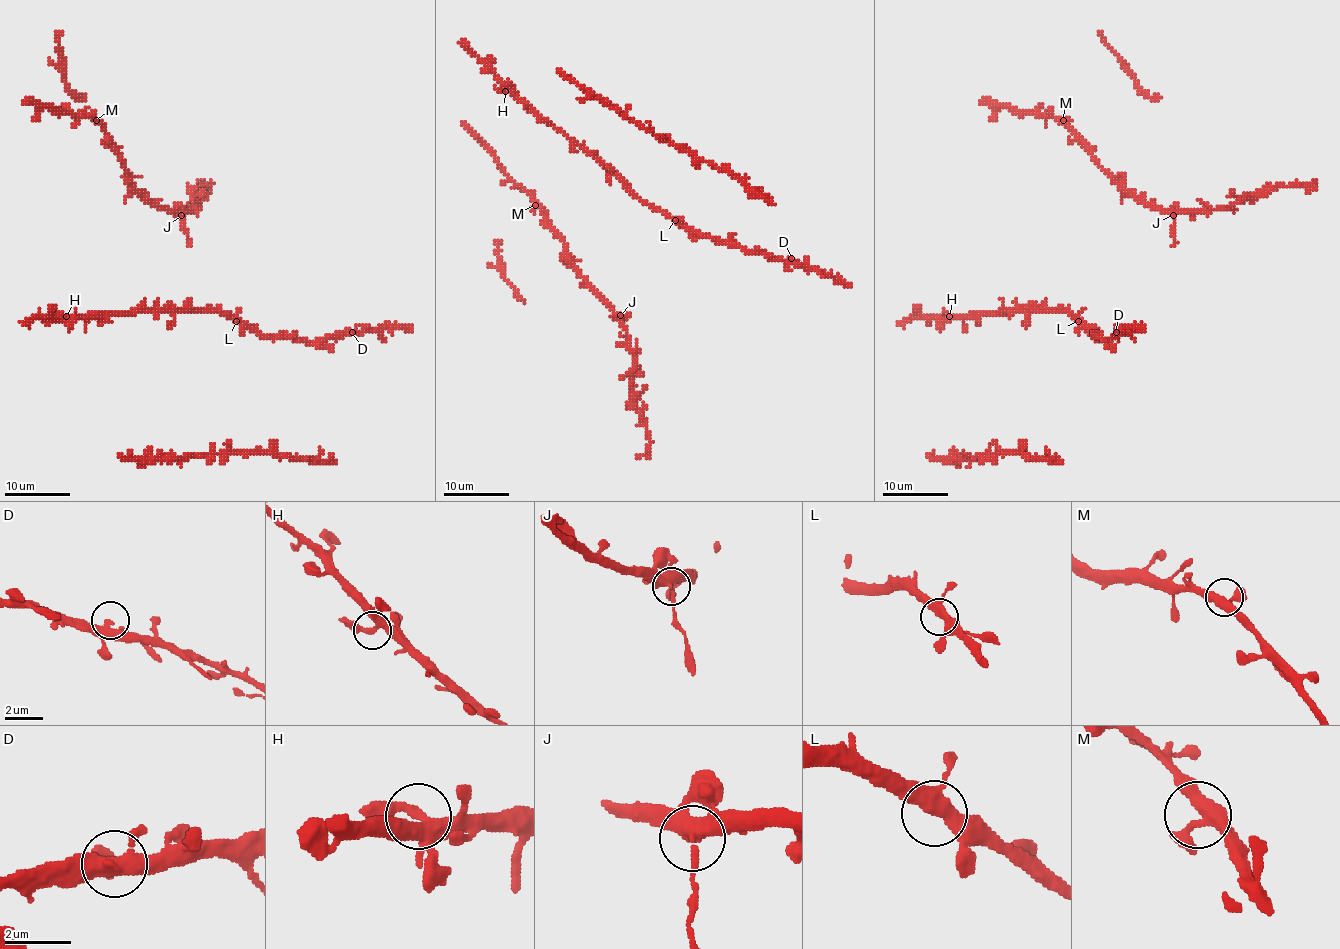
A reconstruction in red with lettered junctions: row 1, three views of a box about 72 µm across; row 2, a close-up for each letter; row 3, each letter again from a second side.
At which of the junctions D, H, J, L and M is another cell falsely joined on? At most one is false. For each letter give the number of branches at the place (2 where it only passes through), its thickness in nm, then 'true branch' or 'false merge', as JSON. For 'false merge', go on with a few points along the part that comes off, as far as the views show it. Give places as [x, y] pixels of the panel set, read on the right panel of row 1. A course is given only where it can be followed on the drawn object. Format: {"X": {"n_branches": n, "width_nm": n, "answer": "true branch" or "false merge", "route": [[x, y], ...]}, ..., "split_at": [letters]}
{"D": {"n_branches": 3, "width_nm": 280, "answer": "true branch"}, "H": {"n_branches": 3, "width_nm": 320, "answer": "true branch"}, "J": {"n_branches": 3, "width_nm": 320, "answer": "false merge", "route": [[1173, 215], [1172, 247]]}, "L": {"n_branches": 3, "width_nm": 360, "answer": "true branch"}, "M": {"n_branches": 3, "width_nm": 360, "answer": "true branch"}, "split_at": ["J"]}

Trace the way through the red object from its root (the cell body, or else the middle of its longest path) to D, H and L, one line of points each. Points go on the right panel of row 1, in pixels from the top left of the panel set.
D: (1084, 309), (1079, 313), (1079, 319), (1094, 336), (1109, 341), (1116, 332)
H: (1084, 309), (1078, 316), (1068, 311), (1028, 309), (949, 316)
L: (1084, 309), (1079, 313), (1078, 321)

